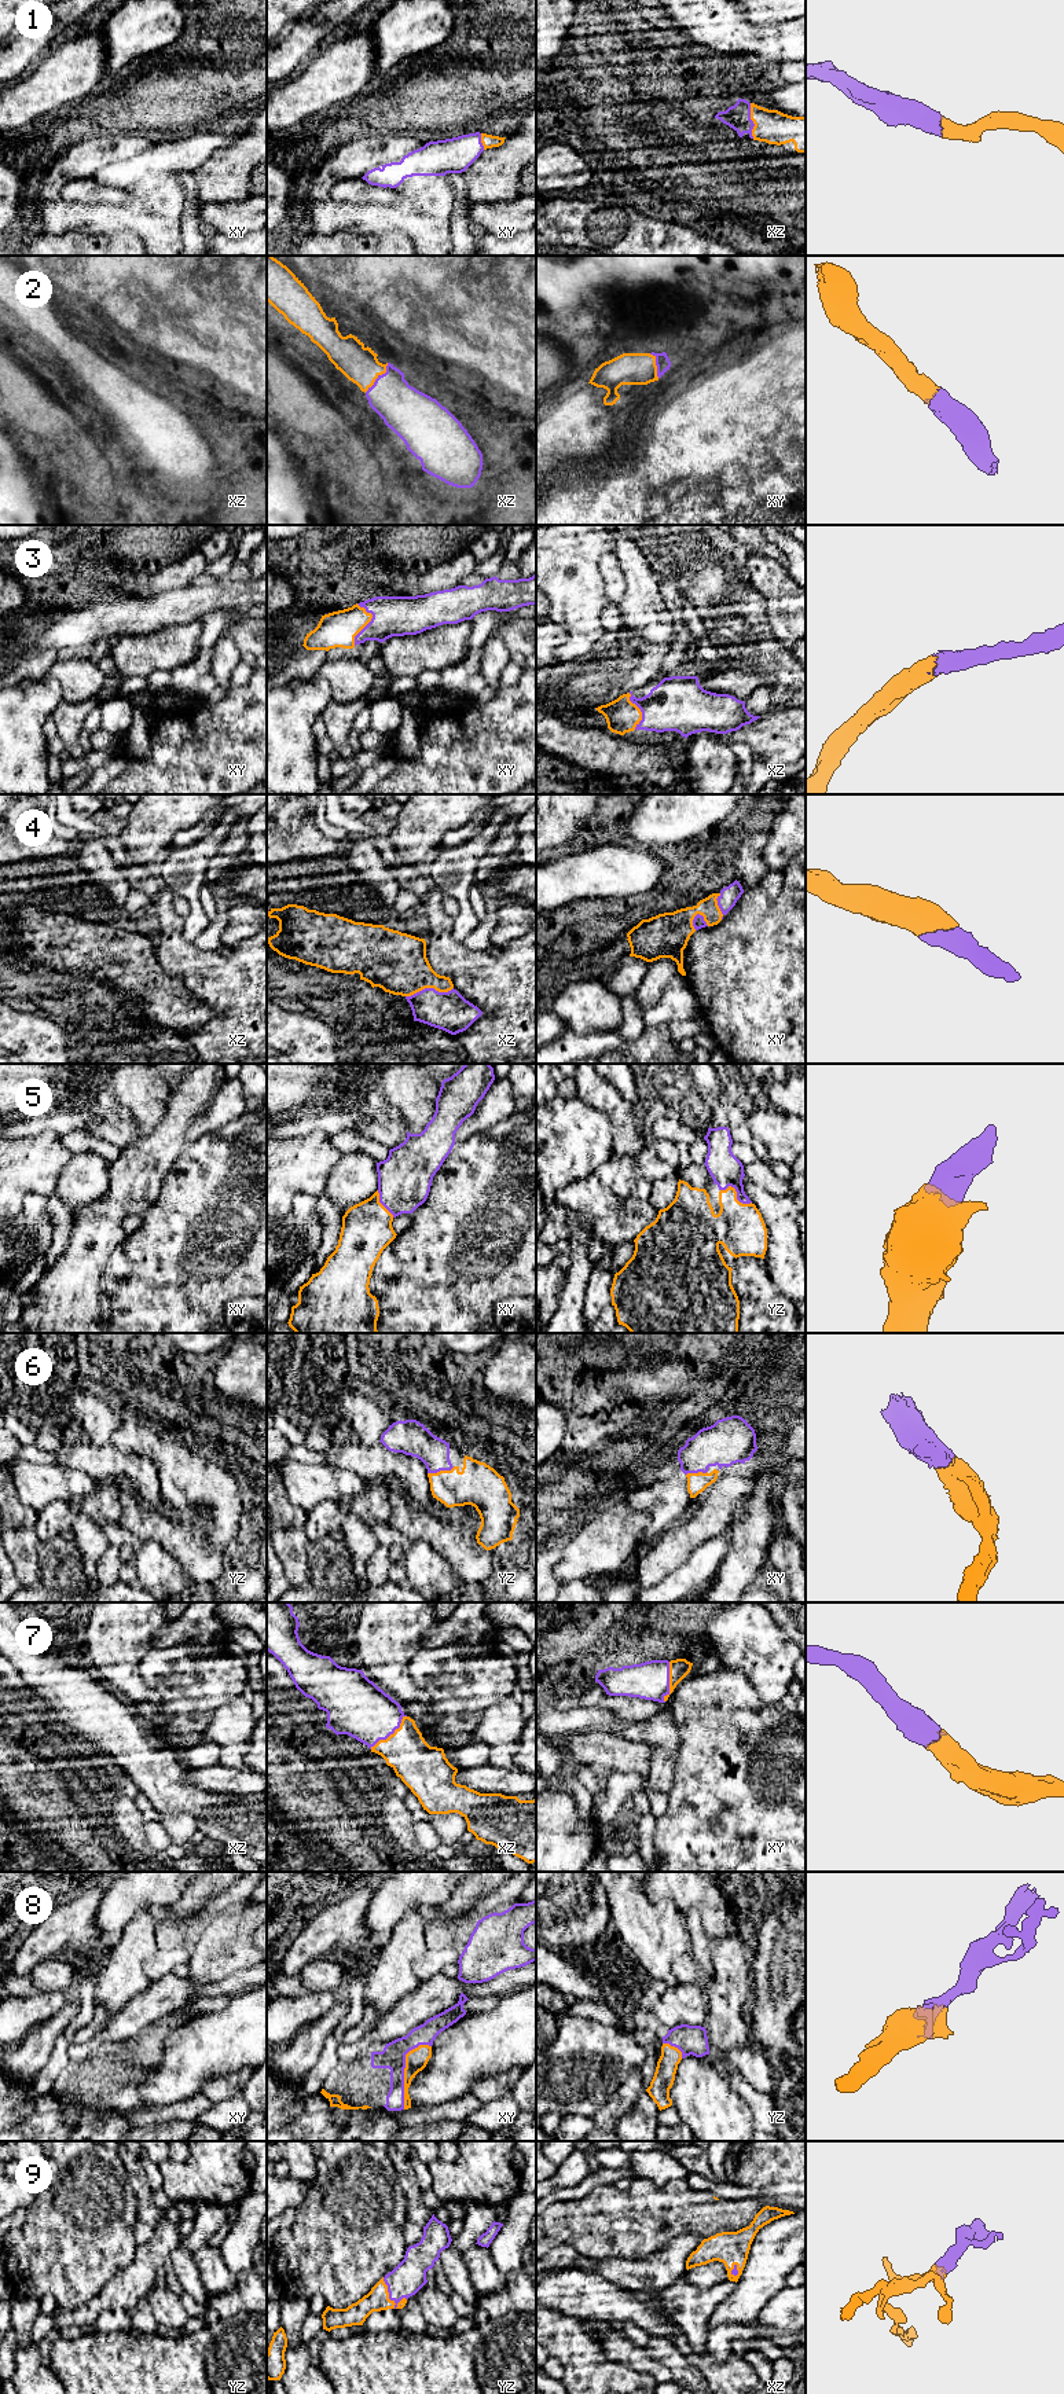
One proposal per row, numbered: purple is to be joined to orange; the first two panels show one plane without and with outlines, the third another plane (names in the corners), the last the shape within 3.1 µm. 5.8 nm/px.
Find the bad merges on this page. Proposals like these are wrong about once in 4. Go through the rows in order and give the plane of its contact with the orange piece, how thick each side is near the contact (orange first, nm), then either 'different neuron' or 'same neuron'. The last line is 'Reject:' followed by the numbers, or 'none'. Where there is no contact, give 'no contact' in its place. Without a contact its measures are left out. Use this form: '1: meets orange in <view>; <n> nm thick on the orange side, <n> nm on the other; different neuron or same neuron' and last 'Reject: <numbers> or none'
1: meets orange in xz; 200 nm thick on the orange side, 140 nm on the other; same neuron
2: meets orange in xz; 220 nm thick on the orange side, 280 nm on the other; same neuron
3: meets orange in xy; 200 nm thick on the orange side, 240 nm on the other; same neuron
4: meets orange in xz; 360 nm thick on the orange side, 220 nm on the other; same neuron
5: meets orange in yz; 280 nm thick on the orange side, 190 nm on the other; same neuron
6: meets orange in yz; 260 nm thick on the orange side, 190 nm on the other; same neuron
7: meets orange in xz; 260 nm thick on the orange side, 340 nm on the other; same neuron
8: meets orange in xy; 130 nm thick on the orange side, 140 nm on the other; same neuron
9: meets orange in yz; 140 nm thick on the orange side, 190 nm on the other; same neuron
Reject: none

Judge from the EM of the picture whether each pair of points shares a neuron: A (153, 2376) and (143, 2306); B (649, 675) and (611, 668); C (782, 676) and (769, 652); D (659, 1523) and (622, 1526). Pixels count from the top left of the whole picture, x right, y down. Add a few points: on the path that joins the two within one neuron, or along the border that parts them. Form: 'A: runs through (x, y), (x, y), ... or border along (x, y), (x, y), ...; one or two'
A: border along (134, 2327), (143, 2332), (154, 2334); two
B: runs through (639, 668), (620, 668); one
C: runs through (782, 671), (782, 667), (773, 657); one
D: border along (626, 1502), (645, 1509), (650, 1524); two

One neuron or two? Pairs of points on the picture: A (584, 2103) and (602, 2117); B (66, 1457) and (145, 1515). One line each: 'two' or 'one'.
A: two
B: two

